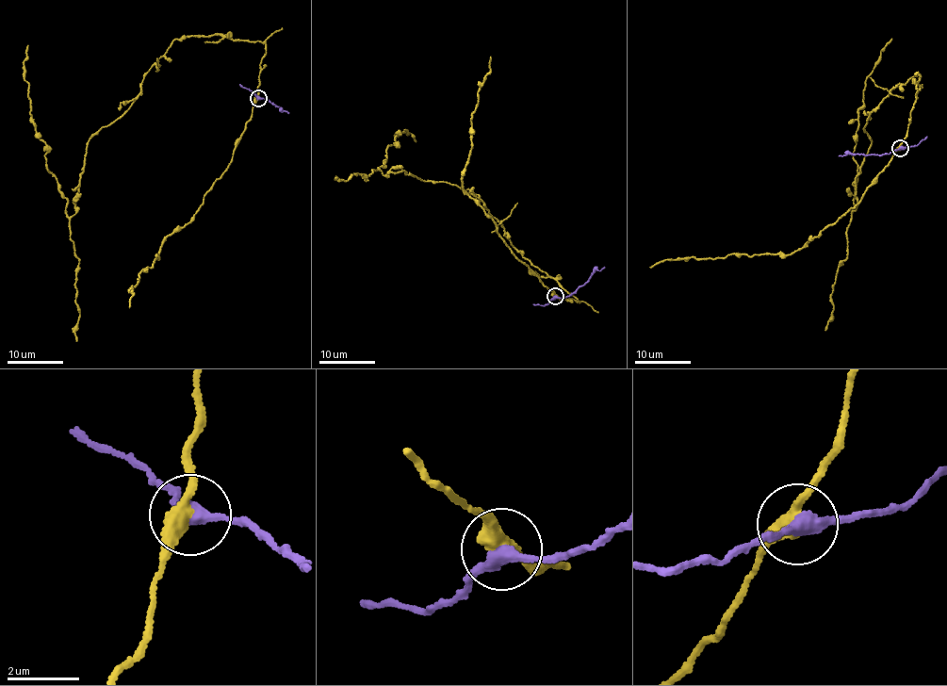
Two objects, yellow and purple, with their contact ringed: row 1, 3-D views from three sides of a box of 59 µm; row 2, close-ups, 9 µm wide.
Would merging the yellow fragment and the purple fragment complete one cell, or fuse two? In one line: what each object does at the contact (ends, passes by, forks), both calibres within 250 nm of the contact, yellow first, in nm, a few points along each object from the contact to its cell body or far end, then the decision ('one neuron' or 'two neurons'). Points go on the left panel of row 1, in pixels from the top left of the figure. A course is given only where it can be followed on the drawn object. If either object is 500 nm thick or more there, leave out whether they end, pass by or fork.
yellow passes by | purple passes by | 380/360 nm | yellow via (258, 98), (264, 43), (177, 39), (144, 74), (138, 98), (88, 142), (70, 217), (31, 117), (27, 45) | purple via (258, 98), (267, 99), (288, 113) | two neurons

